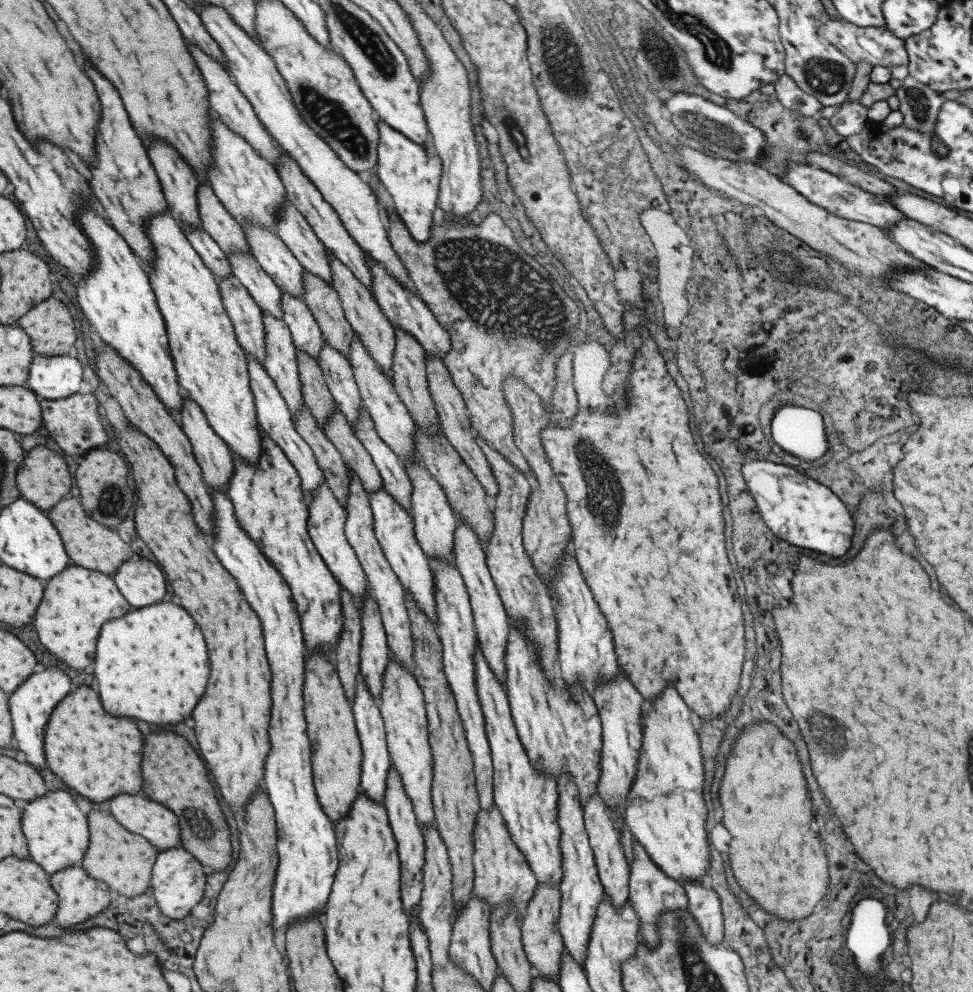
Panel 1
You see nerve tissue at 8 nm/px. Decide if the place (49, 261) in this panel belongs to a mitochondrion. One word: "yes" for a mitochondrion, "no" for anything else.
no

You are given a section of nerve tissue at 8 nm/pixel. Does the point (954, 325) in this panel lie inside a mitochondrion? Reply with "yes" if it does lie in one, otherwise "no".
no

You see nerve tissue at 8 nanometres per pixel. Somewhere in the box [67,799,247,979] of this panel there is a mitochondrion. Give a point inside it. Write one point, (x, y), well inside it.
(205, 830)

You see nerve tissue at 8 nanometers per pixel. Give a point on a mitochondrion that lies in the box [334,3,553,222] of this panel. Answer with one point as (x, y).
(521, 140)

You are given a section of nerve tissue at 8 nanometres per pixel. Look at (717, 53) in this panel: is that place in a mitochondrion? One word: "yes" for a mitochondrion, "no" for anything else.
yes

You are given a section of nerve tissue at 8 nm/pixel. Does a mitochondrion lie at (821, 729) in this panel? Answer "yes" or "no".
yes

